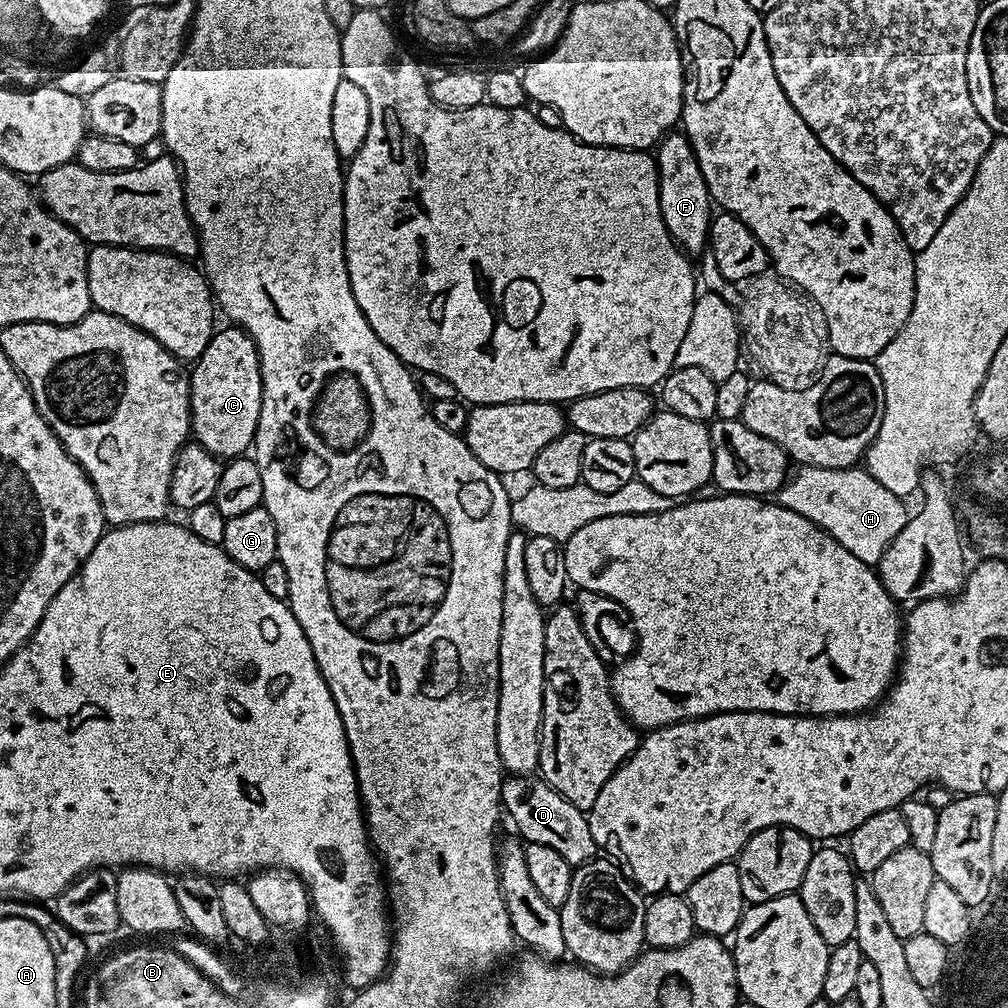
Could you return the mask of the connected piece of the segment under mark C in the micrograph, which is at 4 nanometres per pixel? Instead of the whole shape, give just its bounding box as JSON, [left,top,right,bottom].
[190,326,262,458]

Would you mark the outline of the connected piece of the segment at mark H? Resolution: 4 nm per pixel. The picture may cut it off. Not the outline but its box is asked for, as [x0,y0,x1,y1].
[778,466,906,566]

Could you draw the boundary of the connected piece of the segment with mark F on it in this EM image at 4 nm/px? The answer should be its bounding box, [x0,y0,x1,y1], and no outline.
[654,130,714,258]

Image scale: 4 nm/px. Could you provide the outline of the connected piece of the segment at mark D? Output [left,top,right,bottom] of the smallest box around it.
[500,775,598,866]

